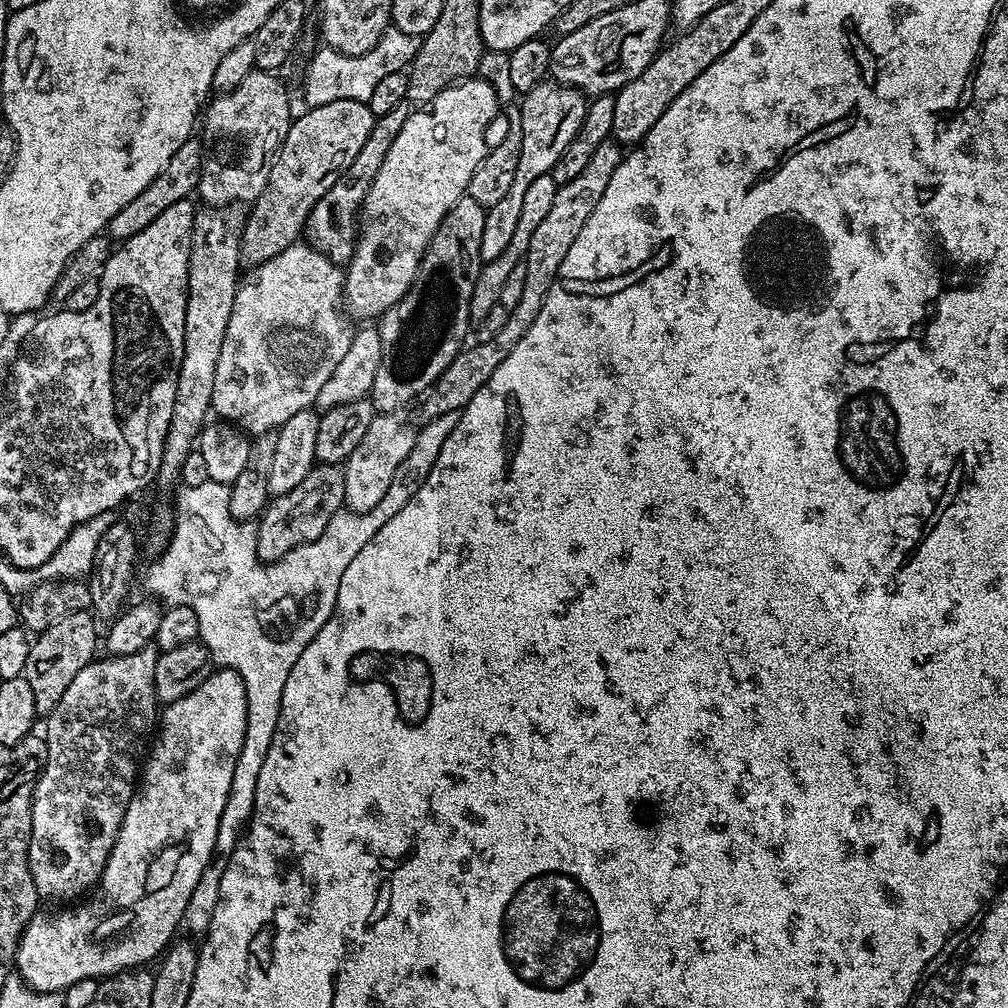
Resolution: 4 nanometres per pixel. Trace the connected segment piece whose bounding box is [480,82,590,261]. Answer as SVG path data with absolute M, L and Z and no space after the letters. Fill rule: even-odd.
M542 82L534 86L529 92L523 93L521 100L524 101L519 101L518 107L522 118L522 150L518 158L516 177L509 192L485 211L480 247L481 261L498 258L498 254L506 250L506 245L510 243L510 238L518 226L522 201L530 182L534 182L534 178L542 178L551 173L562 150L566 150L566 146L570 146L572 139L578 134L590 103L589 97L577 88L566 88L555 82Z

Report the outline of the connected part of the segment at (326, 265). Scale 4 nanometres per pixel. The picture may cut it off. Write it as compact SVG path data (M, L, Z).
M307 242L291 244L286 250L282 250L282 254L274 254L274 258L270 258L270 262L259 265L255 272L256 277L253 280L245 279L236 290L234 306L230 310L230 322L226 322L226 338L222 338L222 354L218 354L218 370L214 370L214 394L211 406L211 411L215 415L217 412L220 415L217 417L221 421L235 424L237 428L253 437L261 436L263 432L276 432L290 418L294 418L294 414L315 405L318 390L322 390L322 386L326 386L326 382L330 382L330 374L334 374L334 370L338 367L338 362L342 362L346 350L350 350L350 342L354 335L354 328L348 325L349 317L342 311L345 269L341 265L335 264L330 258L323 256L311 244Z

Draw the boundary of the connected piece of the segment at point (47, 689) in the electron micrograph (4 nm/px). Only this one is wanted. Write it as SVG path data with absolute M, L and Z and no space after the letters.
M91 611L71 612L32 640L23 676L26 682L30 682L30 690L34 693L37 717L47 718L56 709L58 702L62 702L62 694L66 694L66 686L74 682L78 670L92 663L98 652L96 624L97 617Z

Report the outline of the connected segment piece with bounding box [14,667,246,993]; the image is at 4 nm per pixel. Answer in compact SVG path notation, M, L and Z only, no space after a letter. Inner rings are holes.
M217 667L206 678L206 682L202 682L202 686L190 690L190 694L186 694L186 698L178 698L178 702L167 705L163 709L162 719L159 721L158 731L154 736L154 743L151 745L151 748L153 747L152 753L150 753L150 748L146 759L143 761L142 771L138 776L138 783L132 793L132 801L128 803L128 809L122 818L122 826L118 830L118 838L114 842L112 853L106 862L104 872L100 875L98 890L93 891L87 899L80 902L85 902L85 904L77 903L75 906L64 906L61 907L64 908L61 912L37 911L26 930L20 935L20 944L16 952L14 968L20 979L29 988L35 989L36 992L61 993L70 985L73 985L74 982L110 978L114 975L119 975L123 971L147 965L144 963L152 959L155 961L168 945L173 943L174 937L177 935L177 933L175 934L176 927L178 929L181 927L184 911L190 902L190 894L194 894L194 886L198 886L198 878L202 878L202 870L206 870L206 866L212 857L212 851L218 838L218 822L222 818L222 806L226 806L226 798L230 794L230 782L234 782L234 766L238 762L238 754L242 754L242 742L245 738L246 690L242 686L242 678L239 674L229 672L227 668Z

